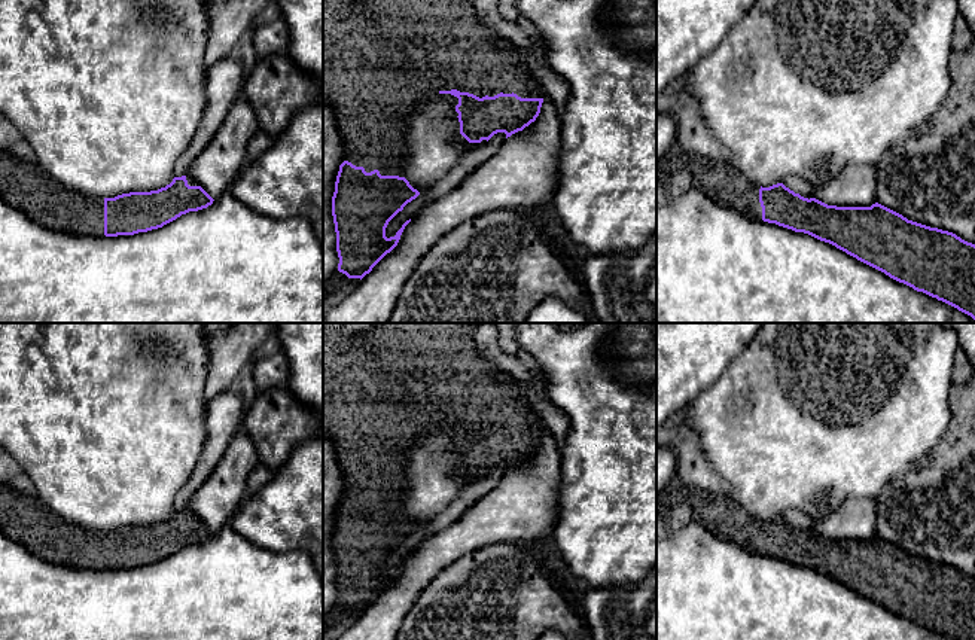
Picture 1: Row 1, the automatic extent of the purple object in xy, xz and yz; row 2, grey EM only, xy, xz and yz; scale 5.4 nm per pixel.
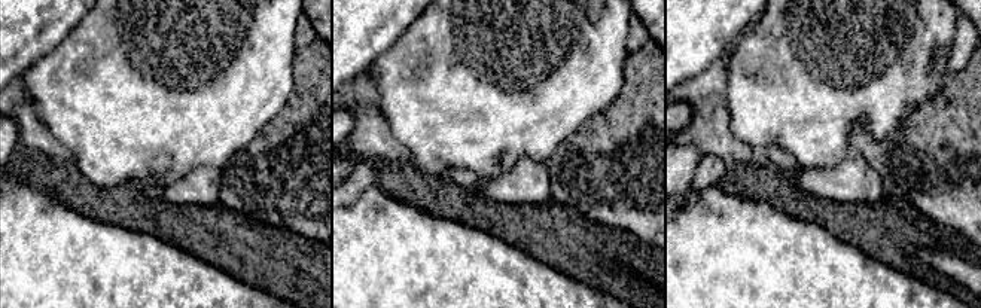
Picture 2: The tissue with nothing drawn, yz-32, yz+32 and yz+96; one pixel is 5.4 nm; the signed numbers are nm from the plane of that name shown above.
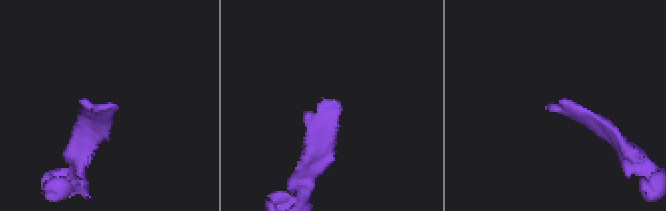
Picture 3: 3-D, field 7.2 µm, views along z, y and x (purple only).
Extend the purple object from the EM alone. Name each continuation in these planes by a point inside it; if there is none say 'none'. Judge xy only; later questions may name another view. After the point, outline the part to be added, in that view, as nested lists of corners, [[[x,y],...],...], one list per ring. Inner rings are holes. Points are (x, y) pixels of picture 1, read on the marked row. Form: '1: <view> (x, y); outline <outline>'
1: xy (26, 186); outline [[[0,149],[0,198],[48,229],[73,235],[104,235],[104,198],[94,198],[67,189],[37,162],[25,162],[4,149]]]

